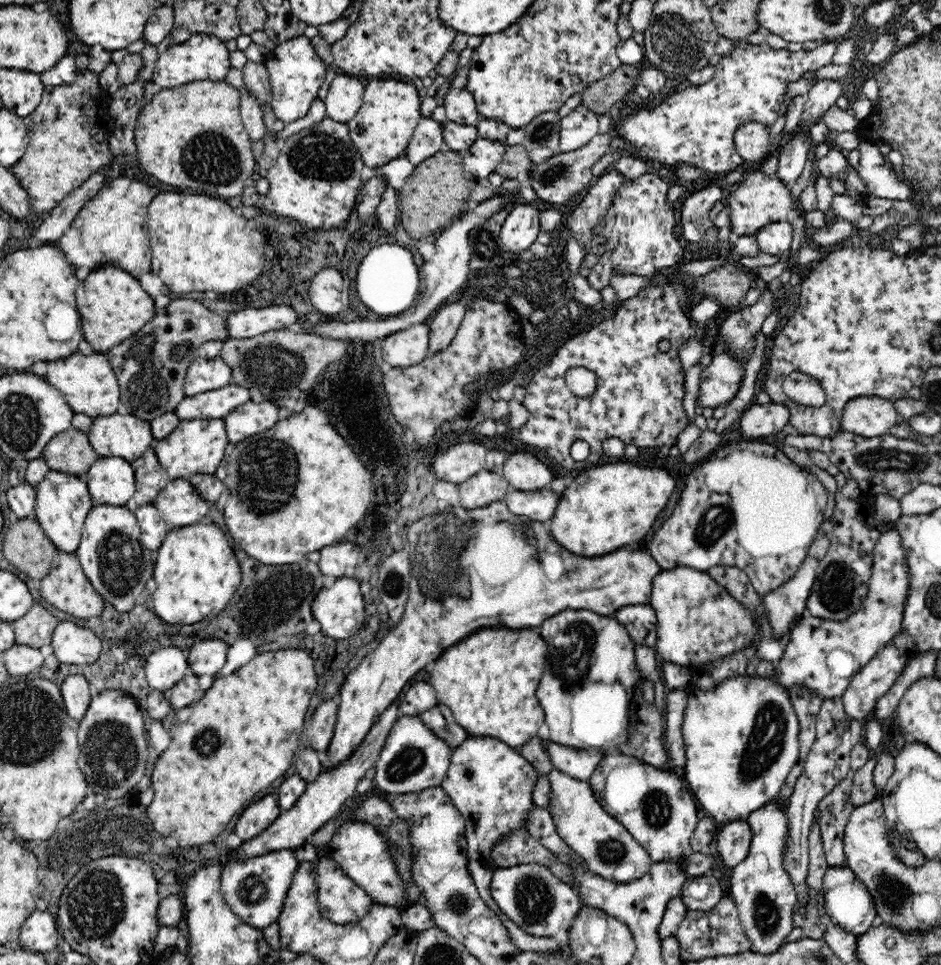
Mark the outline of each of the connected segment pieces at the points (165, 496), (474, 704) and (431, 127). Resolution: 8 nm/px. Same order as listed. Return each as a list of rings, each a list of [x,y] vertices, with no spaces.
[[[171,479],[159,492],[154,505],[171,528],[203,522],[208,512],[208,503],[198,495],[187,479]]]
[[[484,628],[444,650],[429,667],[428,683],[436,690],[438,702],[450,706],[456,722],[470,734],[496,737],[517,749],[536,737],[545,723],[544,712],[536,702],[544,658],[546,642],[540,634],[532,630]]]
[[[422,117],[403,155],[413,166],[434,156],[444,146],[442,124],[431,117]]]

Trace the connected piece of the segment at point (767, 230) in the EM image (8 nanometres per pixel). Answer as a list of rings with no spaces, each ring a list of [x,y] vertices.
[[[789,219],[763,226],[755,235],[755,240],[760,251],[776,256],[789,252],[793,236],[794,229]]]

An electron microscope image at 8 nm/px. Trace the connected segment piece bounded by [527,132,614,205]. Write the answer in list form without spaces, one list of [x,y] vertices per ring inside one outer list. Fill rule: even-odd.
[[[610,132],[606,134],[598,133],[588,144],[581,146],[578,150],[570,152],[558,152],[540,164],[535,164],[528,172],[530,186],[536,192],[536,196],[543,202],[552,204],[566,204],[572,198],[578,198],[582,190],[586,190],[588,182],[592,182],[592,166],[600,160],[604,154],[609,152]]]

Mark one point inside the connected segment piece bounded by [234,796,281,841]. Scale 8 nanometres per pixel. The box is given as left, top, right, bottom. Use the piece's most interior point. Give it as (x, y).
(254, 820)

